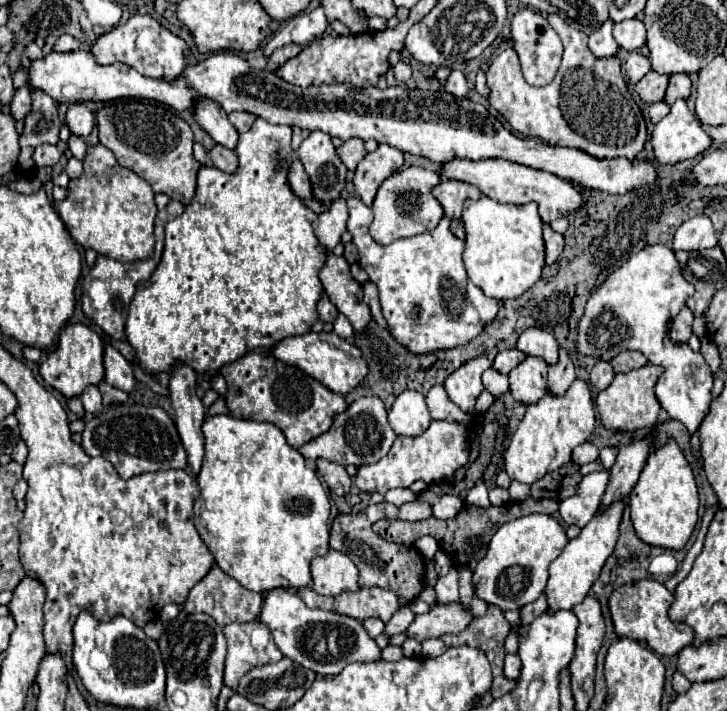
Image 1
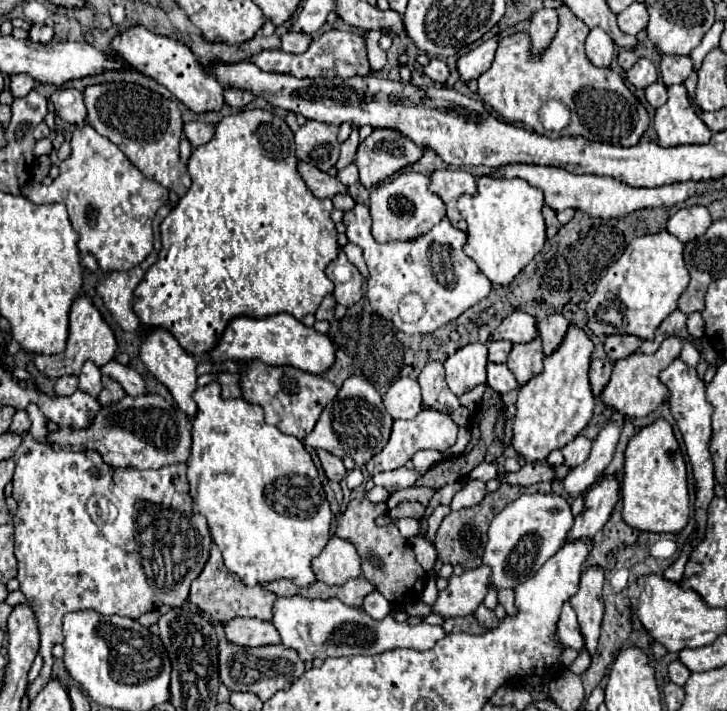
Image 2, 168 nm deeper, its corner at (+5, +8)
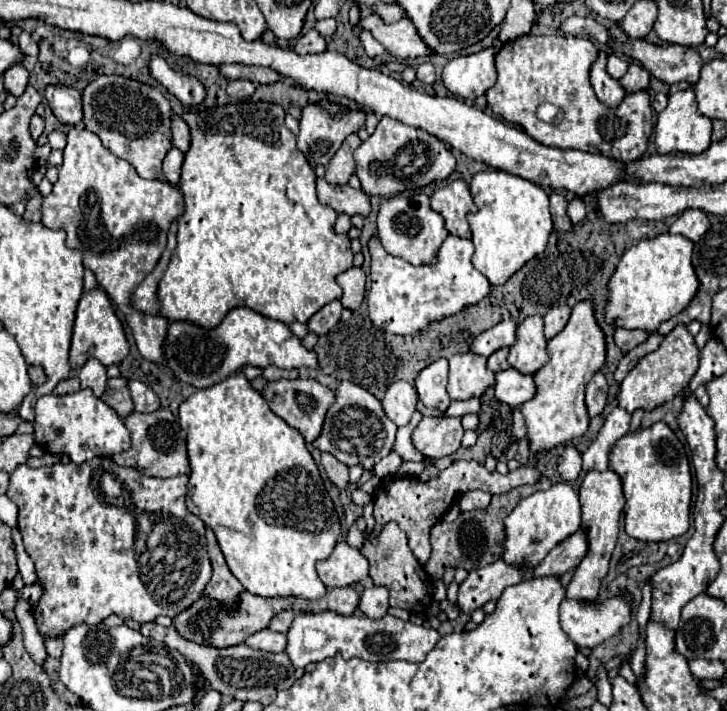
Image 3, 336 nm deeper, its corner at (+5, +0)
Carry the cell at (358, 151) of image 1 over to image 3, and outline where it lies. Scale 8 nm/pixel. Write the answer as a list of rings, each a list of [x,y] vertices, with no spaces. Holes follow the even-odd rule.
[[[357,133],[349,135],[341,149],[331,157],[331,163],[327,163],[325,167],[325,181],[333,183],[333,185],[345,185],[349,181],[349,177],[355,173],[355,161],[353,161],[353,151],[361,145],[361,139],[357,137]]]

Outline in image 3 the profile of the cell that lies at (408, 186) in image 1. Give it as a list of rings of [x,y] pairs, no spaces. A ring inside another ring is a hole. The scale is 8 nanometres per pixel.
[[[419,191],[401,193],[381,203],[377,215],[377,237],[383,243],[385,251],[405,259],[411,265],[435,263],[435,255],[447,237],[447,229],[443,225],[443,217],[429,207],[429,197]]]

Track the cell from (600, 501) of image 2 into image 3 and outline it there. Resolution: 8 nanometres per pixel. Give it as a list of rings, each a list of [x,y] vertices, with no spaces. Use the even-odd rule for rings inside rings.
[[[577,531],[575,535],[561,541],[553,551],[547,553],[543,563],[533,569],[533,577],[561,577],[563,573],[575,569],[587,553],[587,535]]]

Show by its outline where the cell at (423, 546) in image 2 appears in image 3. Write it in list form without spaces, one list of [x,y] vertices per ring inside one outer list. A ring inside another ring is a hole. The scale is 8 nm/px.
[[[455,461],[455,463],[451,463],[451,467],[443,469],[435,479],[429,479],[429,481],[421,481],[417,477],[401,477],[401,475],[383,479],[373,495],[375,527],[371,529],[371,535],[375,535],[375,531],[381,531],[383,525],[387,525],[389,521],[395,521],[407,533],[409,547],[411,547],[415,559],[421,565],[425,565],[425,561],[429,559],[429,553],[431,553],[429,531],[449,511],[449,507],[459,499],[459,495],[463,495],[471,489],[481,489],[491,495],[499,495],[499,493],[507,493],[519,485],[533,485],[535,481],[539,481],[539,477],[541,477],[541,473],[531,465],[523,465],[517,471],[509,471],[505,475],[501,475],[499,471],[493,471],[493,473],[487,471],[485,465],[475,463],[475,461]]]

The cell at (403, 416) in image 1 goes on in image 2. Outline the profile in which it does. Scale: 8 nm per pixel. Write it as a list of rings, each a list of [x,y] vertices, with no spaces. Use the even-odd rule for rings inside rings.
[[[409,377],[395,381],[385,393],[383,405],[393,419],[415,419],[415,415],[423,409],[419,383]]]

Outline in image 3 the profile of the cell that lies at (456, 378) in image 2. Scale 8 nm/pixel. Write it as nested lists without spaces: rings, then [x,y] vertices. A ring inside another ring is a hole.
[[[459,353],[449,359],[447,391],[453,401],[481,397],[495,383],[495,373],[487,369],[487,359],[475,353]]]

